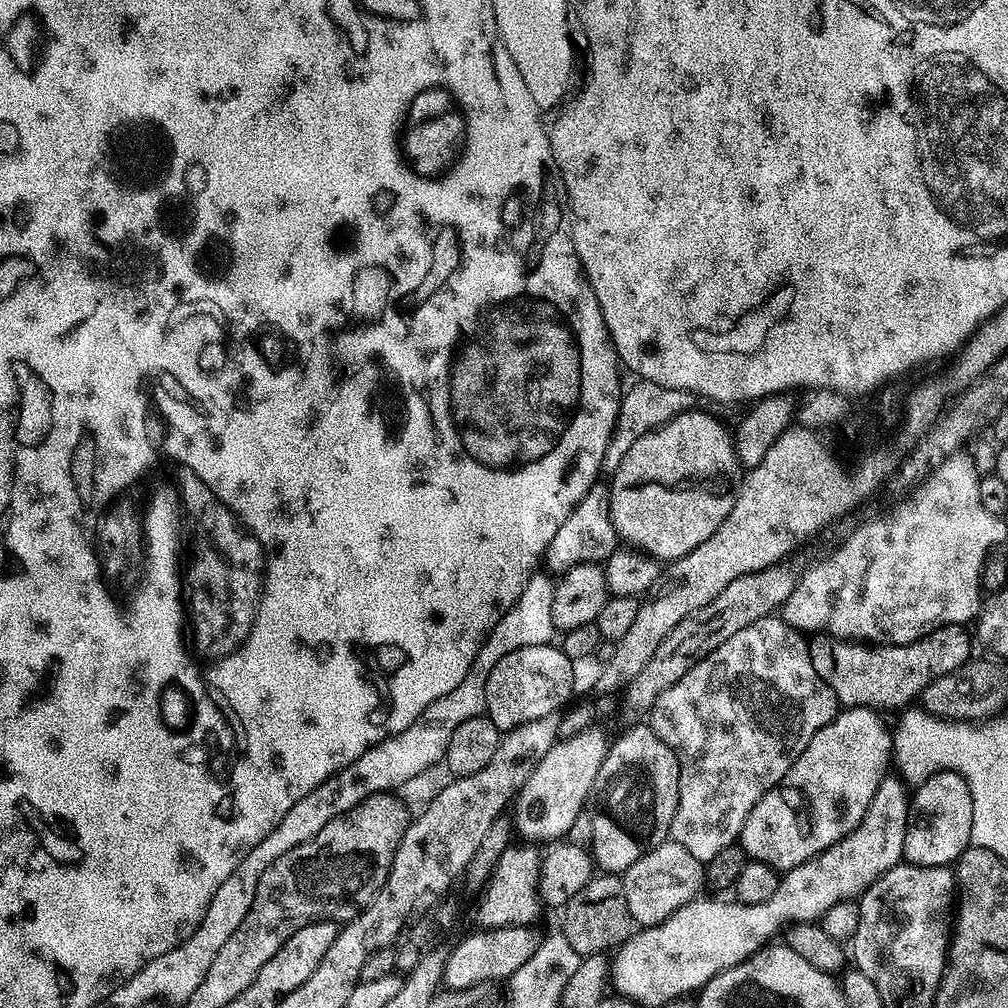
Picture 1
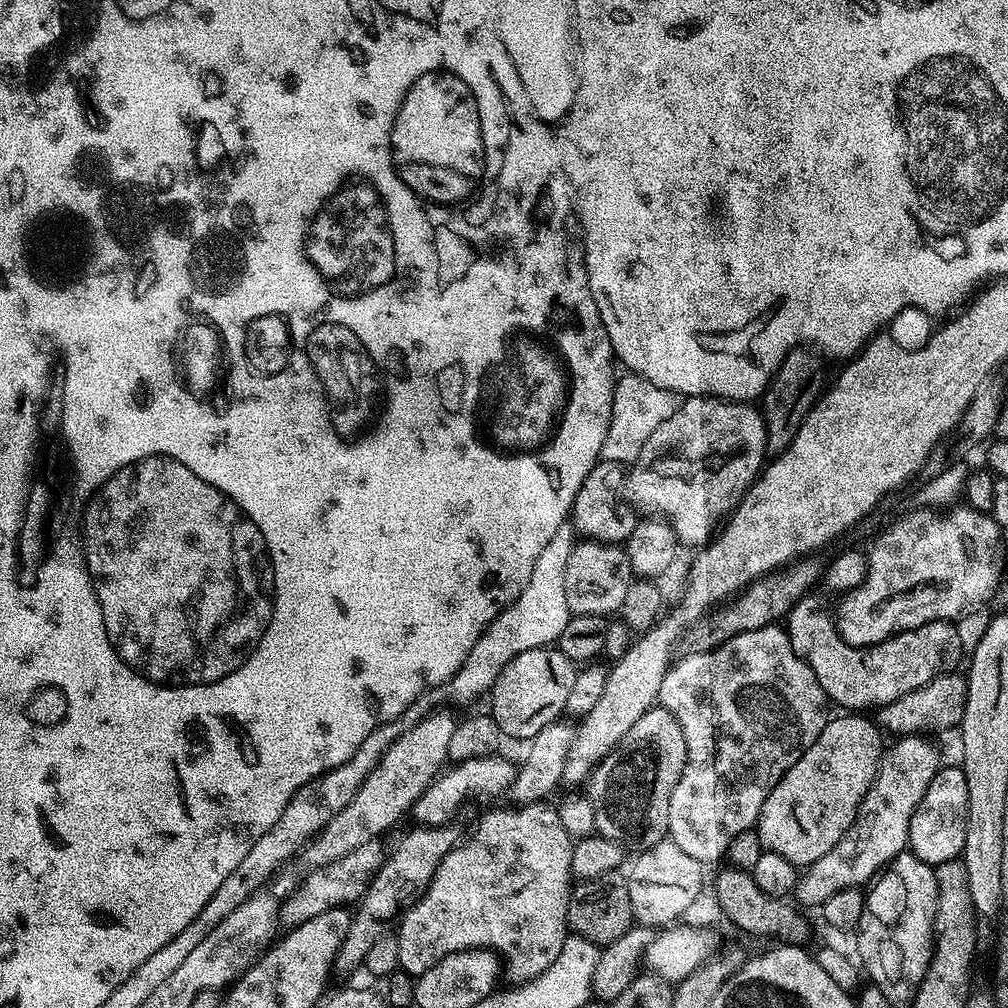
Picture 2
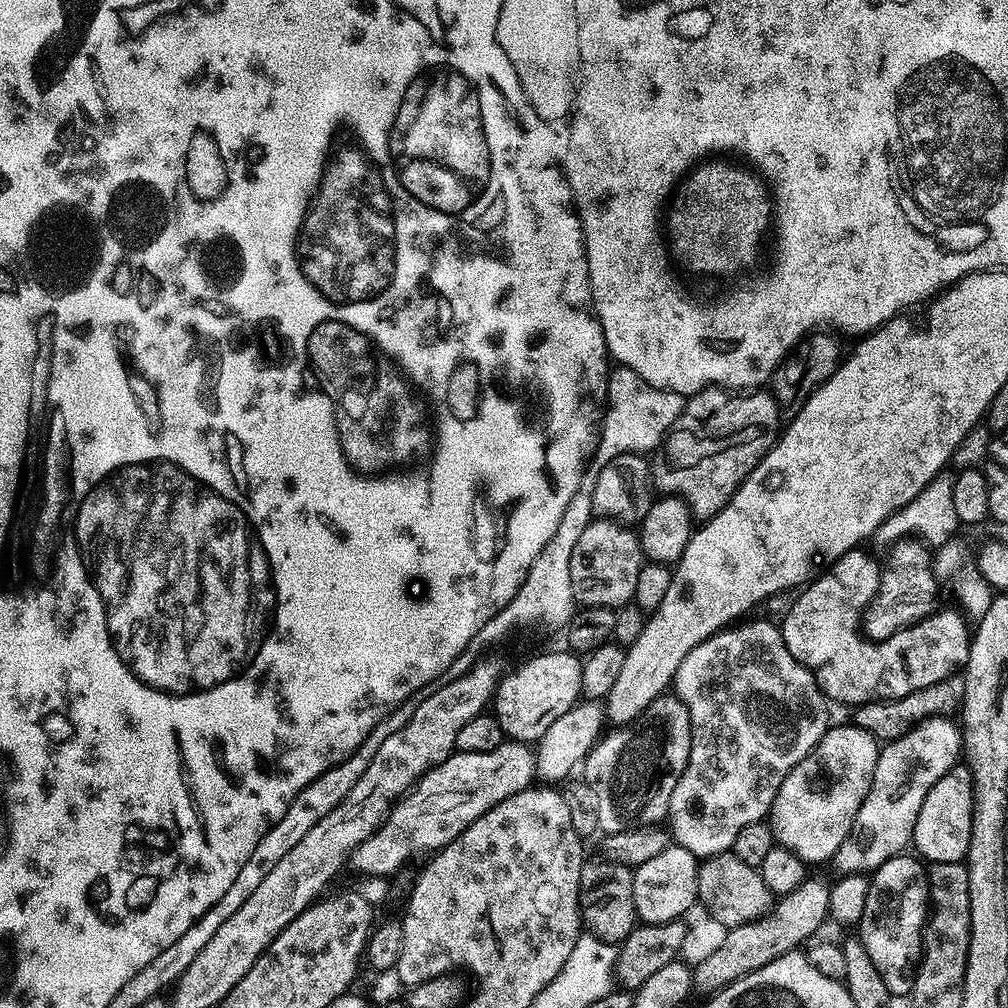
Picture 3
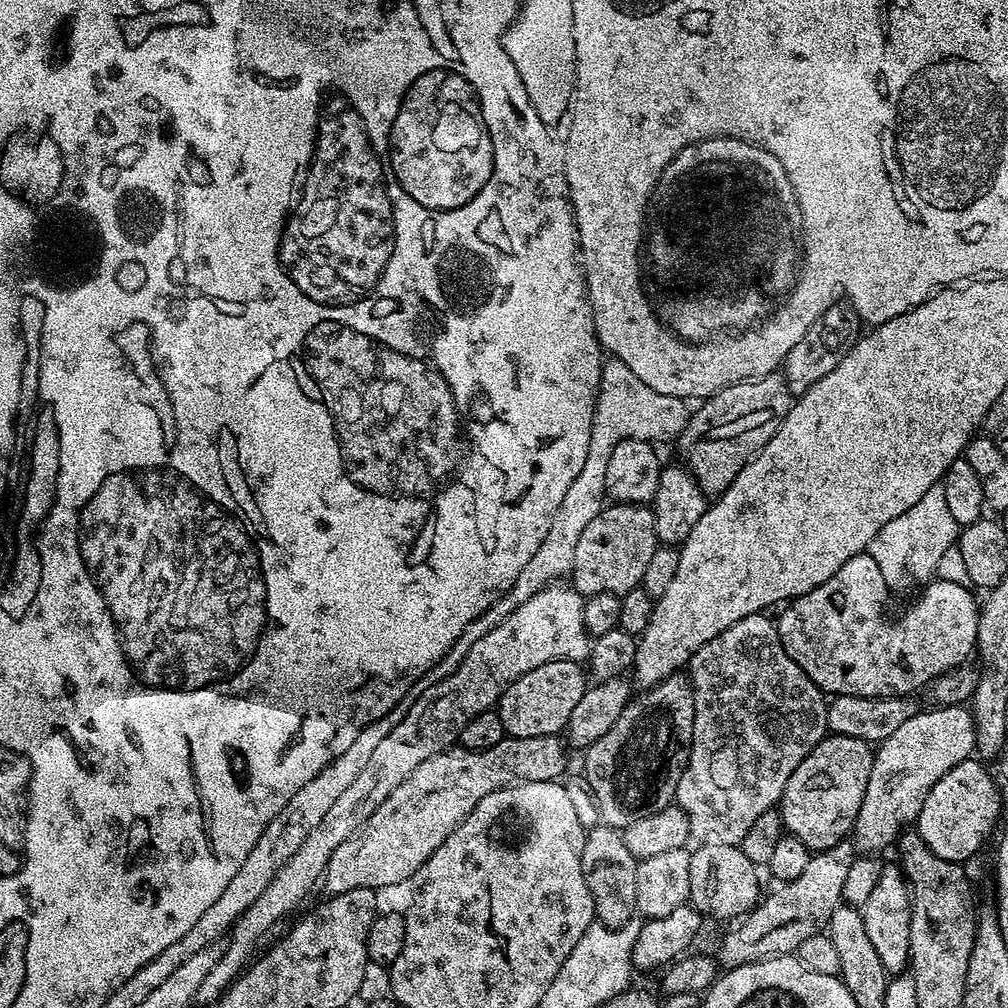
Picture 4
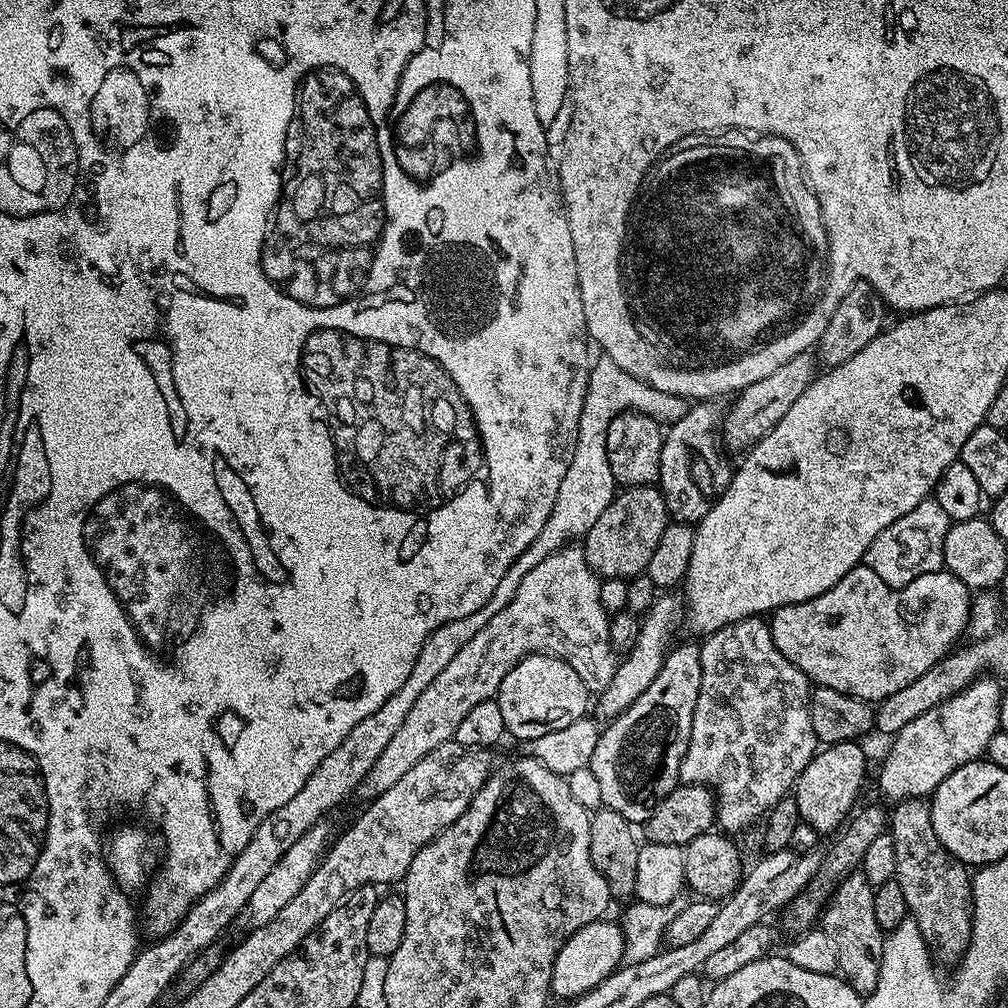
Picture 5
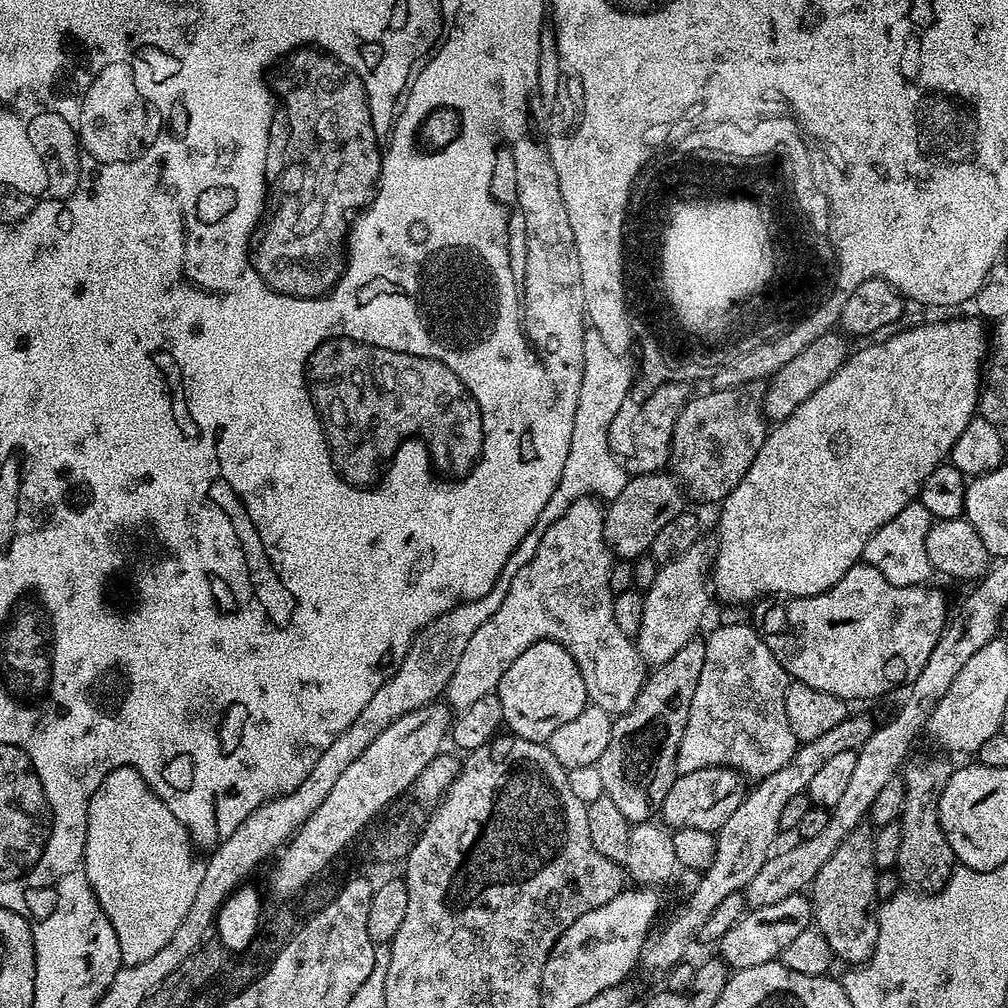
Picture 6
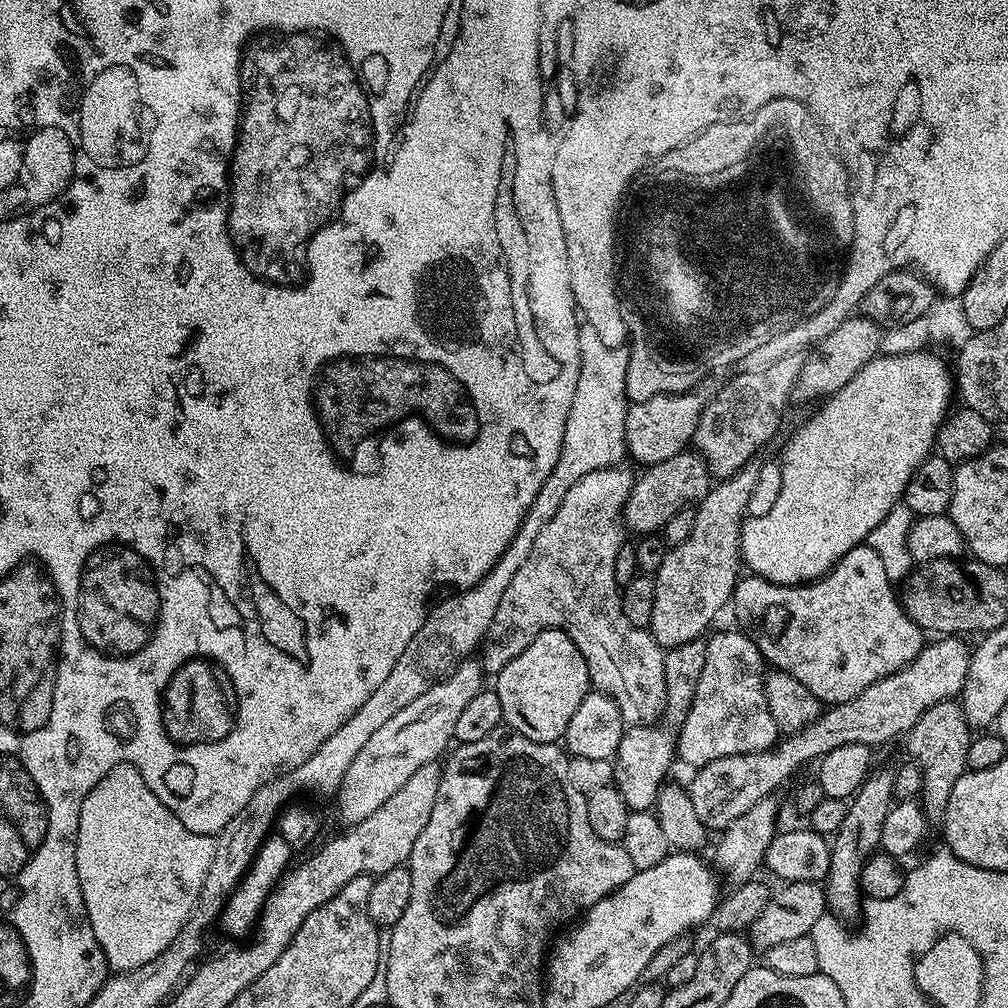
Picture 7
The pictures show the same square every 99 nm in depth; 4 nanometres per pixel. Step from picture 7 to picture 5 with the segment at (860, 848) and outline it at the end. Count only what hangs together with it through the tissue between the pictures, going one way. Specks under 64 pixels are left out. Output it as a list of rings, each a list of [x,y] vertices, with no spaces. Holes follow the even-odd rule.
[[[863,871],[853,872],[832,889],[822,909],[822,927],[838,954],[838,972],[842,979],[858,993],[872,992],[878,986],[886,932],[874,918],[874,886]]]

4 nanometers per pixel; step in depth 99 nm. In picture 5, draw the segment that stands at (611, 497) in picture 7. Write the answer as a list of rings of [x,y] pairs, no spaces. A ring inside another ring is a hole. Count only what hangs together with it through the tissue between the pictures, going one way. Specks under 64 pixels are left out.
[[[580,546],[562,547],[534,566],[534,570],[522,578],[514,598],[510,598],[510,602],[506,602],[506,606],[502,606],[502,610],[498,610],[498,614],[494,614],[494,618],[490,618],[490,622],[486,622],[486,626],[482,626],[482,630],[478,630],[478,634],[474,634],[458,654],[454,654],[442,674],[422,690],[418,702],[410,706],[406,722],[398,726],[386,750],[378,754],[378,762],[370,766],[368,777],[358,789],[359,795],[375,798],[390,790],[390,786],[394,786],[394,782],[414,766],[414,762],[453,739],[470,709],[478,706],[478,702],[493,699],[502,678],[506,678],[518,662],[536,652],[557,656],[574,666],[589,693],[598,694],[610,686],[610,678],[614,678],[618,667],[618,653],[610,642],[610,614],[602,606],[602,598],[598,598],[600,582],[601,577],[592,571]]]

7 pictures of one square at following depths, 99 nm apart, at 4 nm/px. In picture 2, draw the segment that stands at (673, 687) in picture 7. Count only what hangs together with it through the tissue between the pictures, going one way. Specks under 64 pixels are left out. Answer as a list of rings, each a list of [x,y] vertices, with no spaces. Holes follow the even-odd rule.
[[[653,706],[649,712],[642,714],[642,718],[638,718],[638,722],[634,722],[634,726],[630,726],[630,730],[626,730],[612,753],[593,768],[587,781],[586,795],[594,806],[596,832],[600,833],[604,828],[604,794],[646,792],[646,796],[652,794],[652,812],[648,812],[652,816],[650,836],[655,844],[662,842],[668,836],[670,794],[674,794],[674,786],[678,786],[678,778],[682,778],[685,766],[686,738],[682,738],[682,728],[672,712]]]

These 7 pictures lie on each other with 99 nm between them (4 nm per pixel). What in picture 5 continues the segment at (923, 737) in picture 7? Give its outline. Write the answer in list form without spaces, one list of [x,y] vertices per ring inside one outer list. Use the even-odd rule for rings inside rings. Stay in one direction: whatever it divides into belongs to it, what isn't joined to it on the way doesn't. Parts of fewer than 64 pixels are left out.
[[[927,799],[902,800],[890,812],[890,835],[894,842],[894,879],[902,886],[902,898],[906,898],[908,916],[918,926],[924,944],[937,965],[955,965],[964,957],[964,951],[972,941],[972,876],[969,865],[963,864],[942,842],[933,830],[932,809]]]

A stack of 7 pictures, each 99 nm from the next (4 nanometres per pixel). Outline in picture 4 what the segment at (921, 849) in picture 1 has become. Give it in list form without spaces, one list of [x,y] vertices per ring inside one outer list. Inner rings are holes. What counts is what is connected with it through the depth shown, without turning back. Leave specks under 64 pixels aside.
[[[976,758],[958,762],[954,770],[942,774],[942,778],[934,782],[934,790],[930,790],[926,802],[922,802],[914,828],[938,858],[968,862],[996,828],[996,819],[1000,816],[1001,785],[997,777],[991,771],[988,773],[979,762]]]

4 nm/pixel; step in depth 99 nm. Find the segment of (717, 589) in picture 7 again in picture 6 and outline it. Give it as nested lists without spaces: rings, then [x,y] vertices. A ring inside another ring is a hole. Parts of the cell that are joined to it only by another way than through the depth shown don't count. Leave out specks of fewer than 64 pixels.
[[[701,542],[690,546],[686,554],[674,558],[668,564],[659,565],[654,584],[644,592],[642,630],[638,630],[634,643],[640,651],[640,659],[653,669],[662,667],[686,642],[697,639],[700,623],[708,612],[710,573],[713,549]]]

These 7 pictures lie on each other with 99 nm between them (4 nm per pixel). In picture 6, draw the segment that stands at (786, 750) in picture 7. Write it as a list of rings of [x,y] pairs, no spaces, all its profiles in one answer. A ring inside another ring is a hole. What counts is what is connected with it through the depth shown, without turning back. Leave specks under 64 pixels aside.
[[[710,766],[702,770],[694,770],[690,774],[679,774],[670,786],[670,794],[662,802],[659,815],[669,829],[689,828],[690,830],[706,830],[713,834],[742,806],[746,795],[745,777],[732,768]]]

